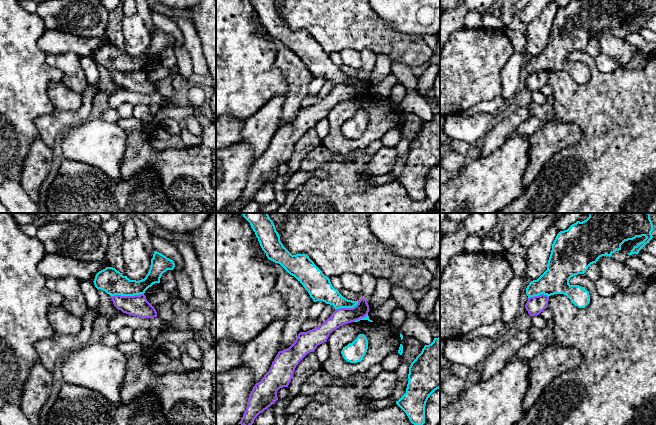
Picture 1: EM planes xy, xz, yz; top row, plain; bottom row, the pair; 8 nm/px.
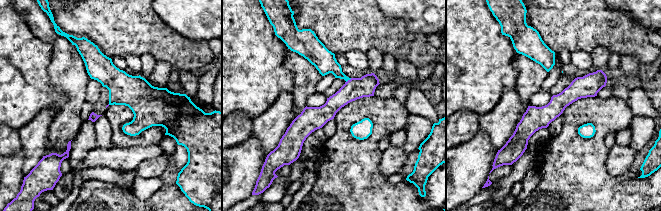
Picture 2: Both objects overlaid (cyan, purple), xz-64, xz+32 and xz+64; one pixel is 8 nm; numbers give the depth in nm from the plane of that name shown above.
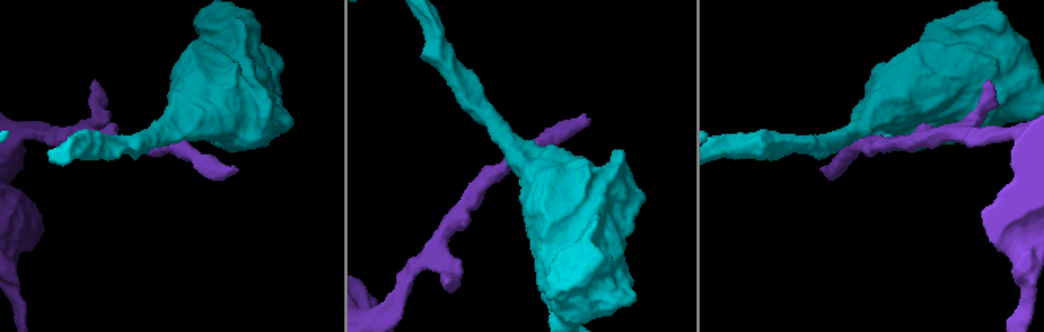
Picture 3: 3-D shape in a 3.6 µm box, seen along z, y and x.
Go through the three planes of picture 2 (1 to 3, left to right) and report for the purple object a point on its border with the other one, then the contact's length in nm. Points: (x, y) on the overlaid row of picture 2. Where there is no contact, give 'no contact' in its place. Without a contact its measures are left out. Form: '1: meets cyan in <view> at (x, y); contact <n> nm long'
1: no contact
2: meets cyan in xz+32 at (348, 79); contact 60 nm long
3: no contact

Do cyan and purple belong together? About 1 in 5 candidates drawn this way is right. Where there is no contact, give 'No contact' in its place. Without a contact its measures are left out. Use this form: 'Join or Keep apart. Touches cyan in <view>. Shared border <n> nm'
Keep apart. Touches cyan in xy. Shared border 260 nm

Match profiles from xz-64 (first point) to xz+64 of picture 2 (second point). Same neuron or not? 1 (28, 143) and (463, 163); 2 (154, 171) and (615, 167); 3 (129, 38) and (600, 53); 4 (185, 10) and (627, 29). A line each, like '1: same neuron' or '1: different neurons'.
1: different neurons
2: same neuron
3: different neurons
4: different neurons

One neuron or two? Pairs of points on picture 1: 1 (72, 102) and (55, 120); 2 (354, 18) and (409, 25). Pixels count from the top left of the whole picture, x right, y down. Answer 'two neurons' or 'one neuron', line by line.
1: two neurons
2: two neurons

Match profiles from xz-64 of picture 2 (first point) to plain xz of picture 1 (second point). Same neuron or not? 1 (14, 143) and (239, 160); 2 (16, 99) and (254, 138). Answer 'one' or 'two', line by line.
1: two
2: two

